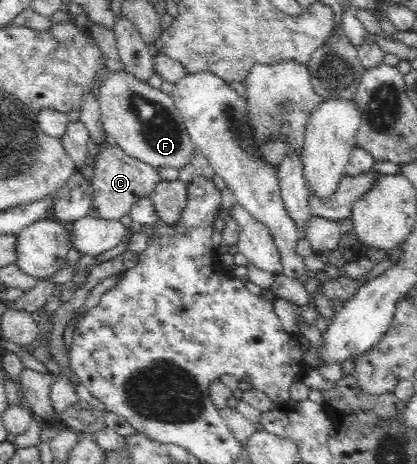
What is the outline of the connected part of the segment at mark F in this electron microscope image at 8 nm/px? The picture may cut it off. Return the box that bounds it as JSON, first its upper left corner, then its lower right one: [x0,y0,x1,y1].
[98,70,195,169]

